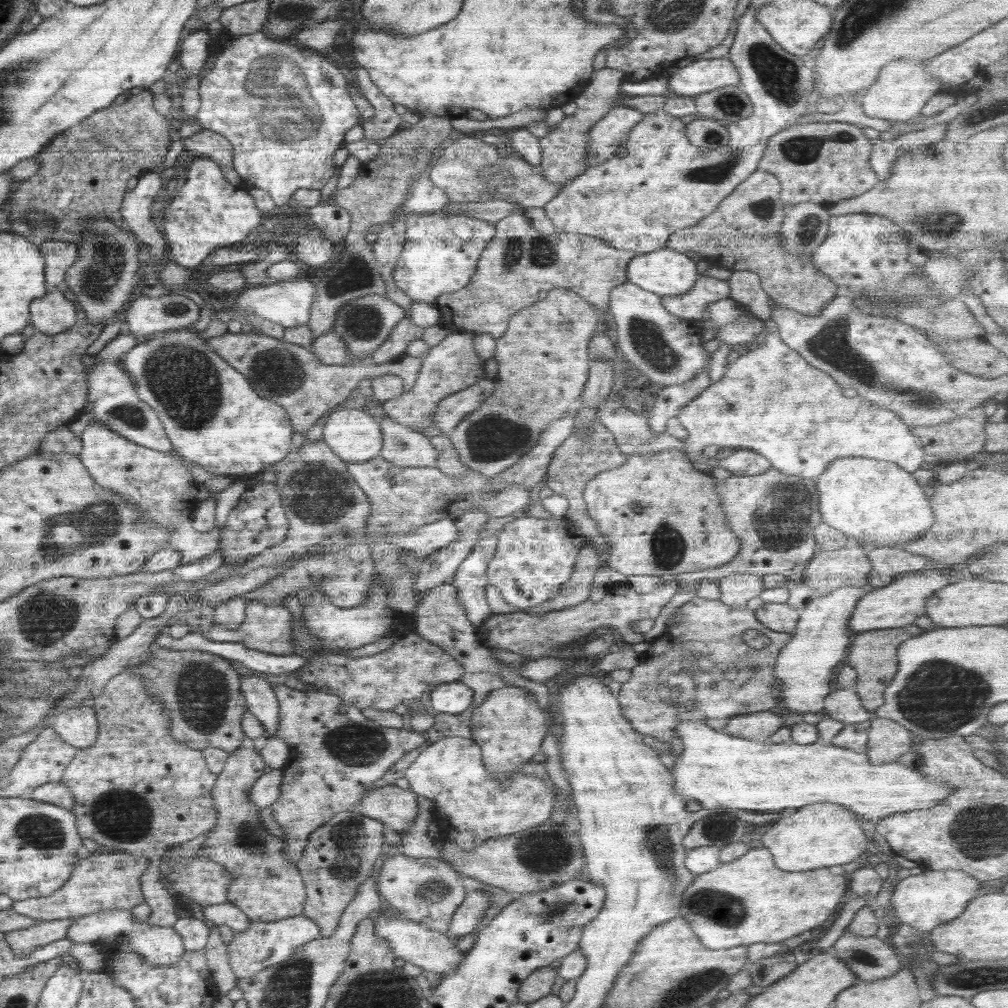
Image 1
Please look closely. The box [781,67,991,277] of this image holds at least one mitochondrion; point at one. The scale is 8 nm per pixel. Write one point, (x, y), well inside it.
(938, 221)

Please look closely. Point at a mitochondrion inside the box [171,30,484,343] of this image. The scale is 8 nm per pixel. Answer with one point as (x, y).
(279, 98)

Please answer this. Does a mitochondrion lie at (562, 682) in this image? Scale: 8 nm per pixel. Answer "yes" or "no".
no

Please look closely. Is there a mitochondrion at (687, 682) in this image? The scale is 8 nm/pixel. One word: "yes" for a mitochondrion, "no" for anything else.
yes

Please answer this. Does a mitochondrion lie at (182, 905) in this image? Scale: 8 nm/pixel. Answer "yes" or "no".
no

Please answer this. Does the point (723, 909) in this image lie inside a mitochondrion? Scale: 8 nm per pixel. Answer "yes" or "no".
yes

